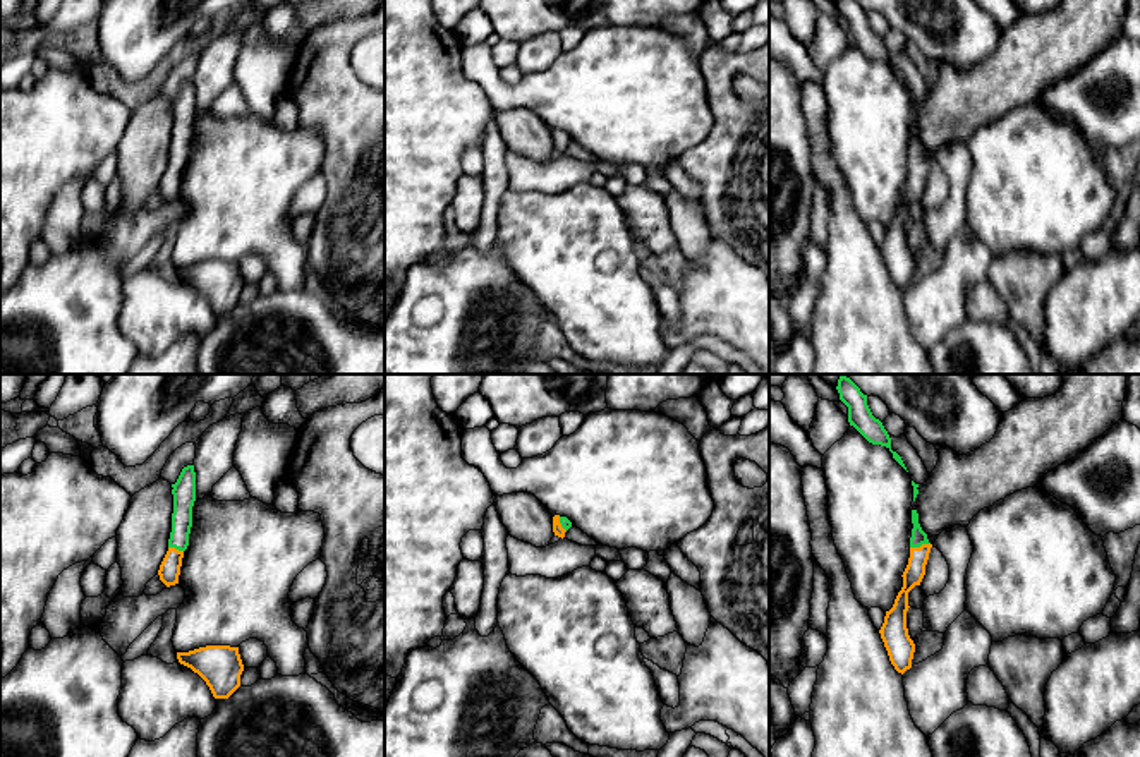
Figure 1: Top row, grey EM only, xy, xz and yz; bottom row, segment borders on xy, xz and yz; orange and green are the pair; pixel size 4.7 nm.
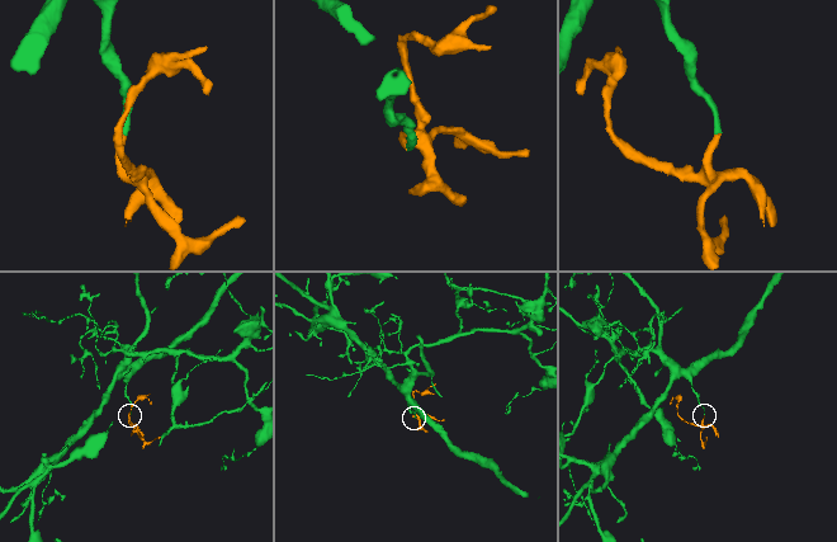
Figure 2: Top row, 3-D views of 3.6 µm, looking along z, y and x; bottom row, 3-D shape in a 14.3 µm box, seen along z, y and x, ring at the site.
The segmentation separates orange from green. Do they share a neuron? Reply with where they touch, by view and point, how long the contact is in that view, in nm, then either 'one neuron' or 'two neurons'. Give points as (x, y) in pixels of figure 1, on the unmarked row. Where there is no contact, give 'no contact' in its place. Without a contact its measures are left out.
contact yz (919, 163); length 100 nm; one neuron

